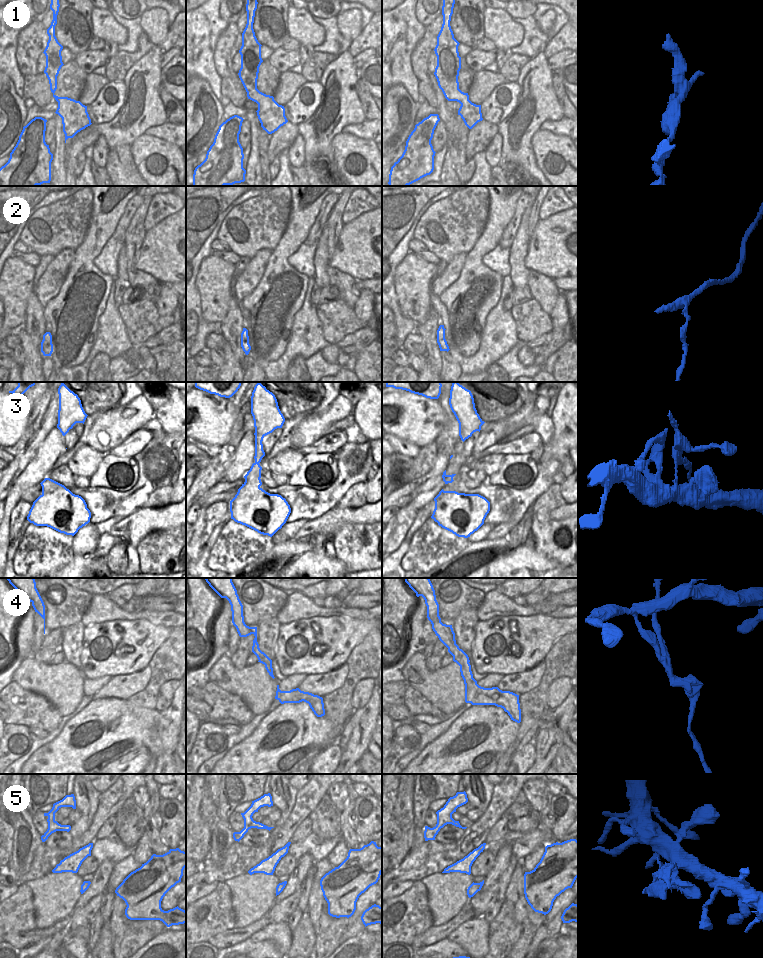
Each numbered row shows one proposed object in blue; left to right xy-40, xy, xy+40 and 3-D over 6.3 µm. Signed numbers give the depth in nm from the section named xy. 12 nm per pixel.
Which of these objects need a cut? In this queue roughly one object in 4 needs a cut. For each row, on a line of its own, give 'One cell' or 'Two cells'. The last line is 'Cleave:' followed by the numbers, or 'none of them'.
1: One cell
2: One cell
3: Two cells
4: Two cells
5: Two cells
Cleave: 3, 4, 5.

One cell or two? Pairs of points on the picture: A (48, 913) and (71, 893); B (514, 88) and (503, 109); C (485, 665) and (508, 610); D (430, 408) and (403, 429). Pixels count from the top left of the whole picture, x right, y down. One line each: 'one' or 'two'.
A: one
B: one
C: two
D: one

